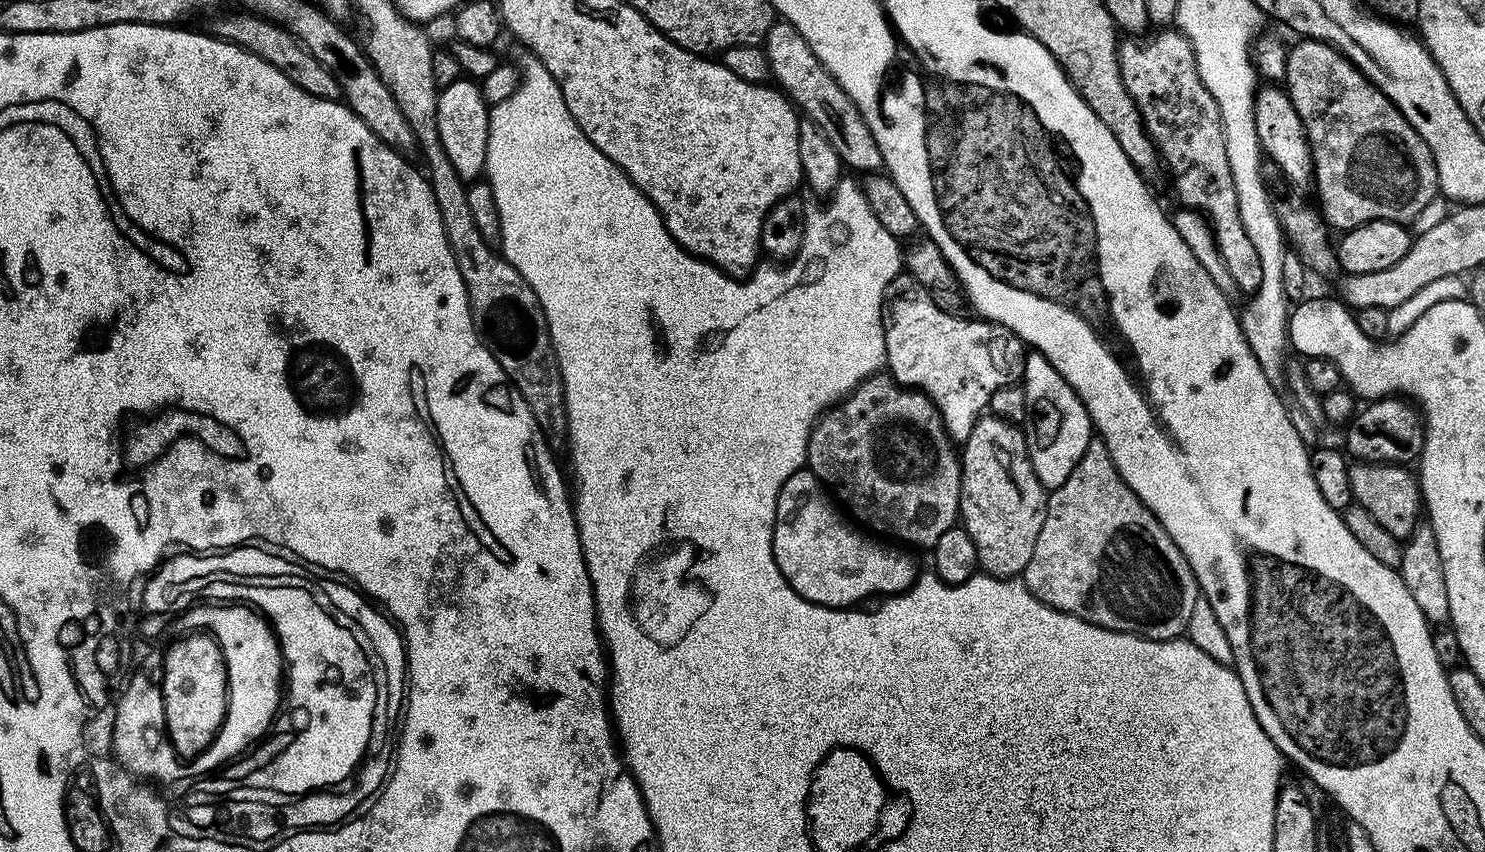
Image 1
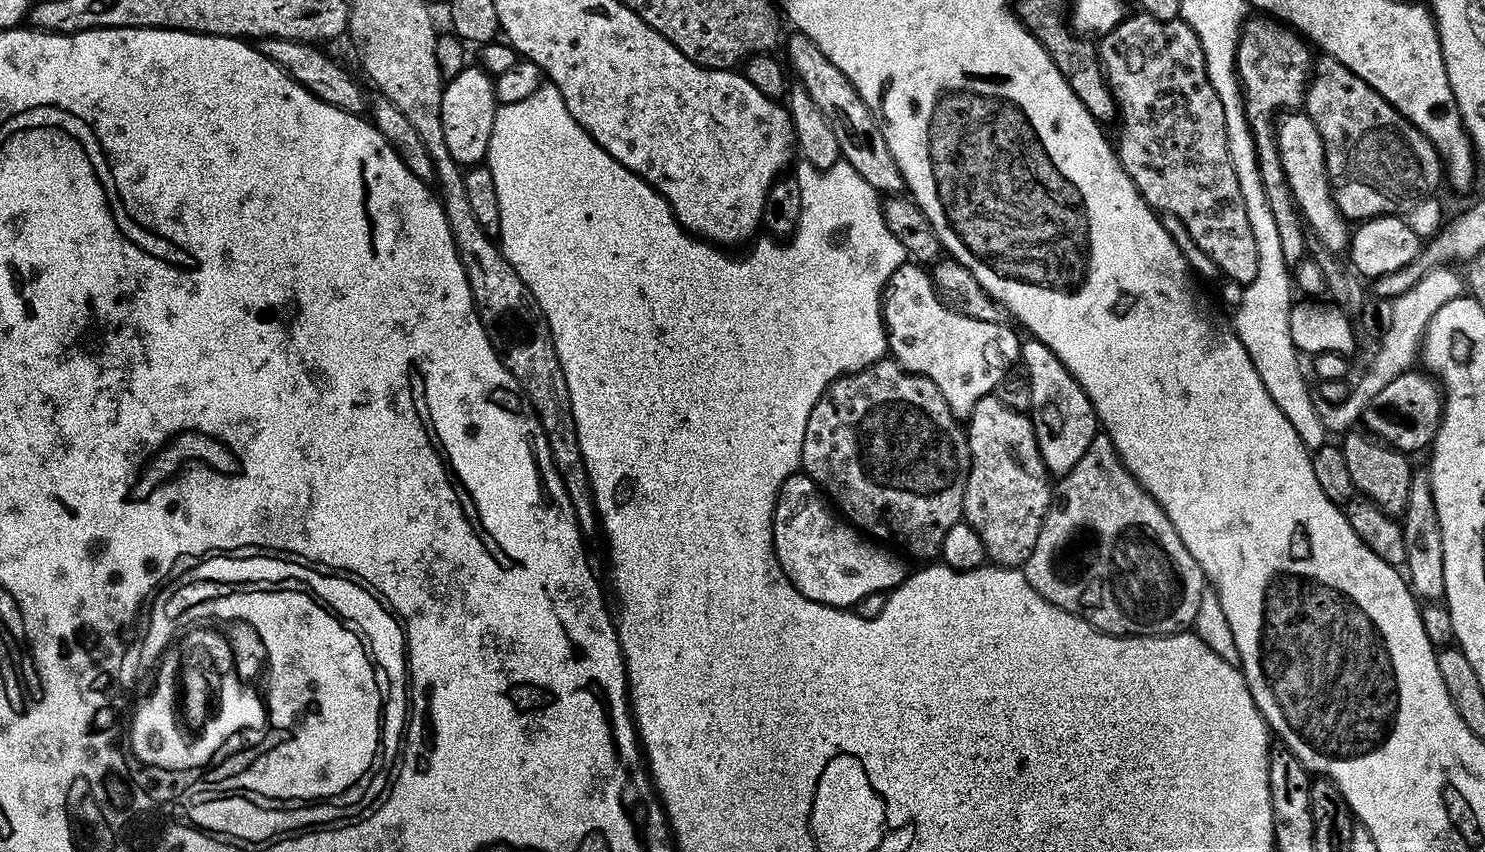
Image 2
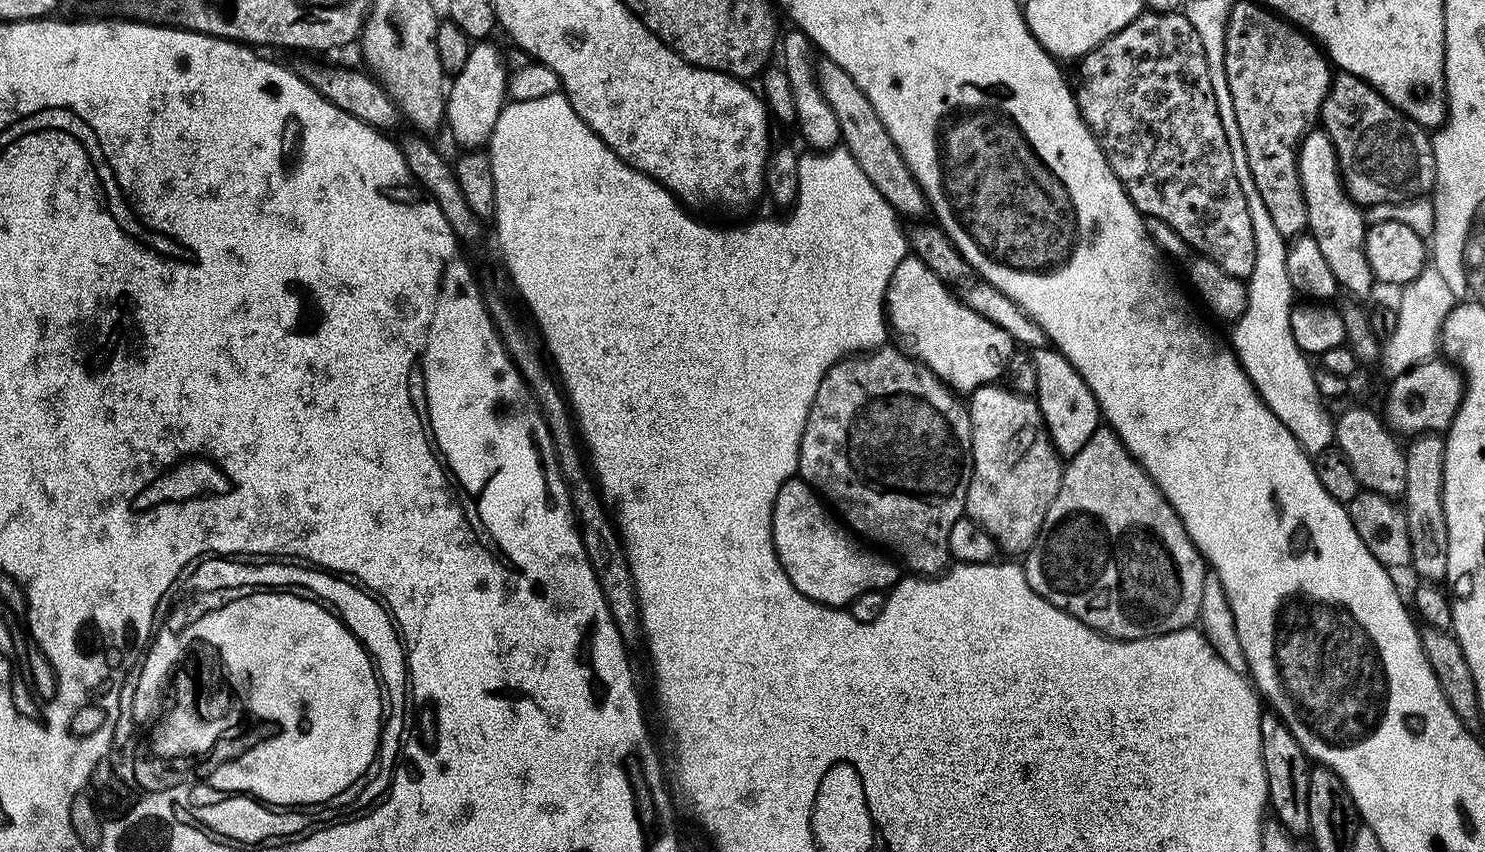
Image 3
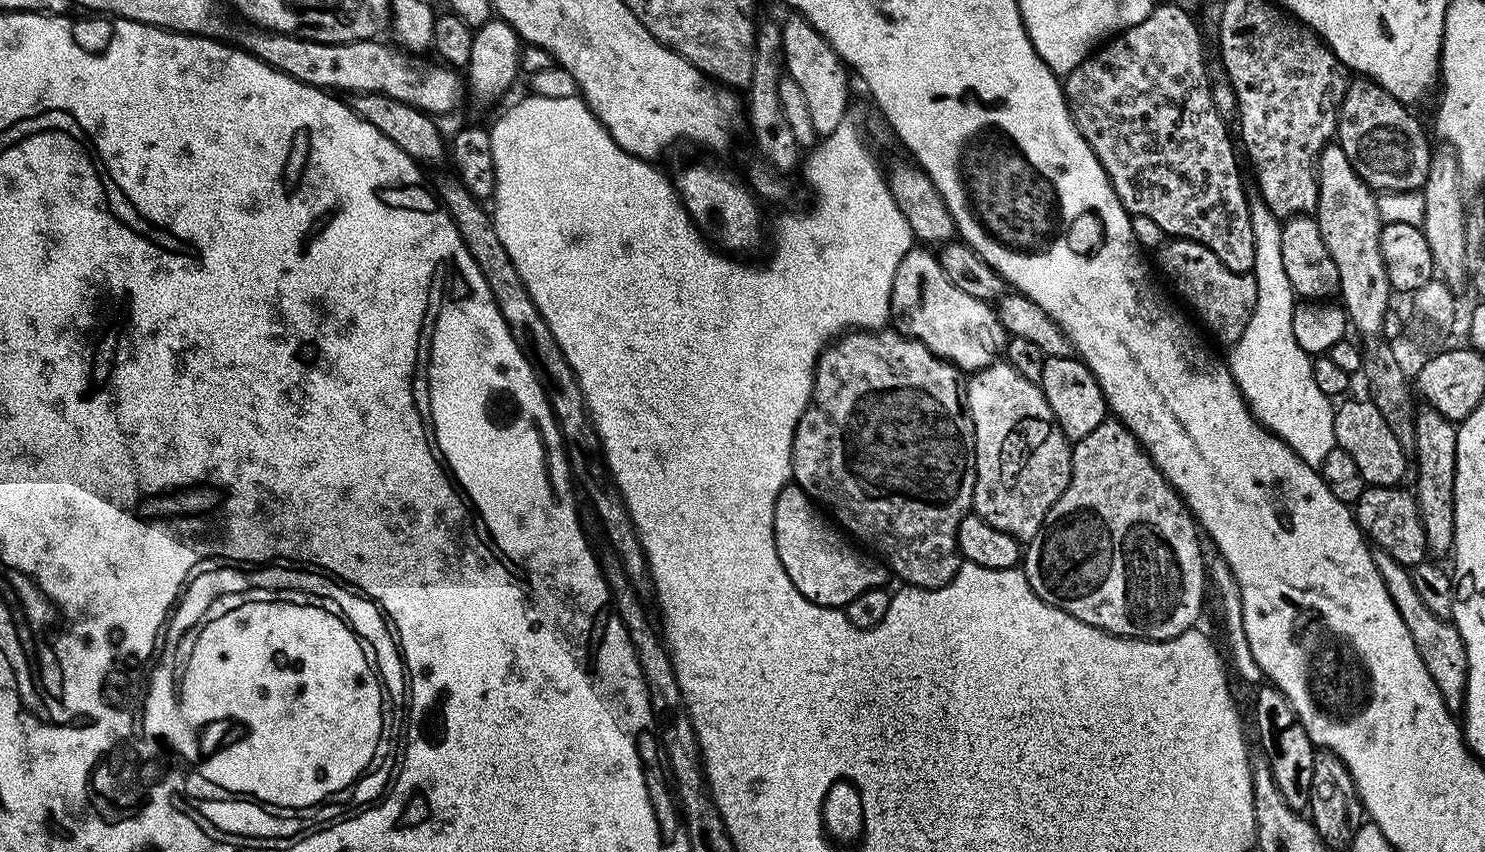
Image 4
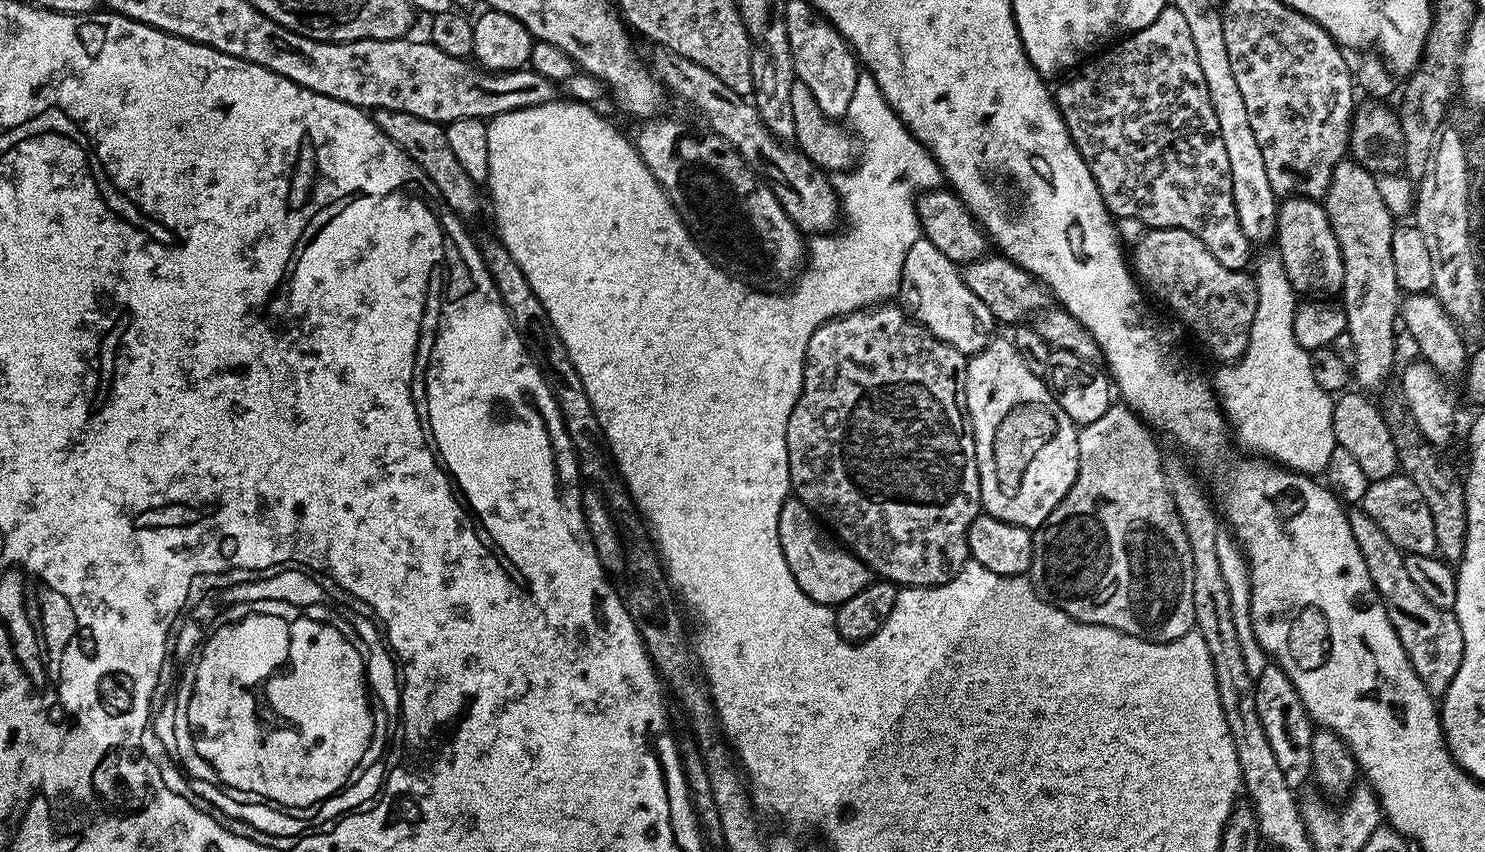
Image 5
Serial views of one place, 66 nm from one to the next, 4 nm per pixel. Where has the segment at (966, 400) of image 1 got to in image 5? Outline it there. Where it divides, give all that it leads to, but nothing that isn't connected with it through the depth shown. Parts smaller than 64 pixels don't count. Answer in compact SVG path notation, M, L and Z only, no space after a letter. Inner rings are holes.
M919 239L906 250L906 262L902 262L900 275L899 303L913 320L930 330L942 342L954 346L954 350L965 354L975 354L993 339L994 321L990 310L978 299L978 294L966 286L961 271L952 263L934 242Z

